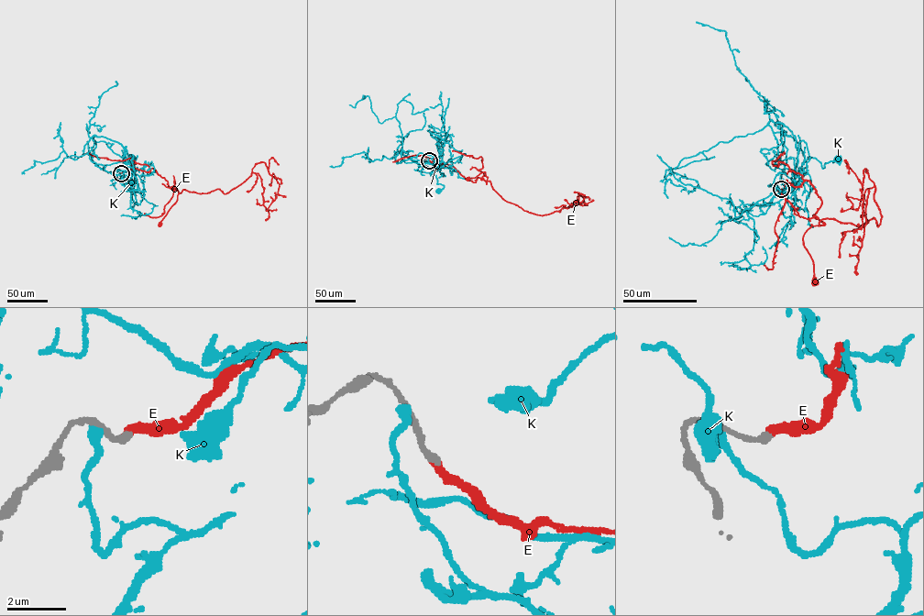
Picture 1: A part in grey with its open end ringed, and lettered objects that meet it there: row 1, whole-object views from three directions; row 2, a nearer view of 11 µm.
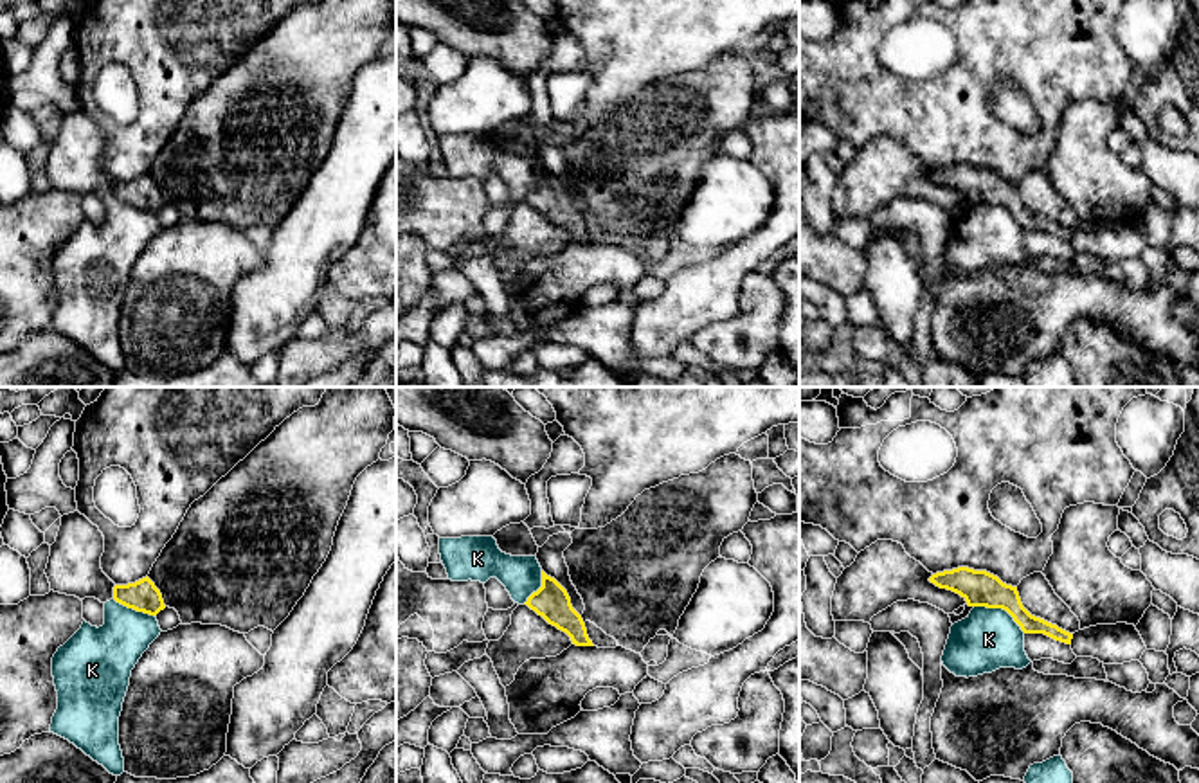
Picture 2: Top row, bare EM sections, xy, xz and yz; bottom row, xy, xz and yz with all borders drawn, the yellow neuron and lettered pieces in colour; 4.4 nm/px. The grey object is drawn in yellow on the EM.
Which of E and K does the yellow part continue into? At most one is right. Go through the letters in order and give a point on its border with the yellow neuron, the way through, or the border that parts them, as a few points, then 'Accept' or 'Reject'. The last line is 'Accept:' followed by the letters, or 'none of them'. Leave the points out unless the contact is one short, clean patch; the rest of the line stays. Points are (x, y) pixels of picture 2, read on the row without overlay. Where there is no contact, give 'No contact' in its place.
E: No contact. Accept
K: Touches yellow at yz (1001, 204). Boundary: yz (974, 202), (1005, 207), (1025, 229). Reject
Accept: E

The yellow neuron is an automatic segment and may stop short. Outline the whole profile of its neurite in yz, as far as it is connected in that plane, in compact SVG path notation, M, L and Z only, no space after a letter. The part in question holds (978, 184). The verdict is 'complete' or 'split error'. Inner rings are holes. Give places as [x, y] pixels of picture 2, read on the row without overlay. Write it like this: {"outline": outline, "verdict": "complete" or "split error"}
{"outline": "M958 164L936 169L929 175L940 185L960 191L969 203L1003 205L1021 223L1024 230L1044 230L1055 238L1071 241L1073 230L1032 212L1021 200L1017 184L1003 180L987 167Z", "verdict": "complete"}

